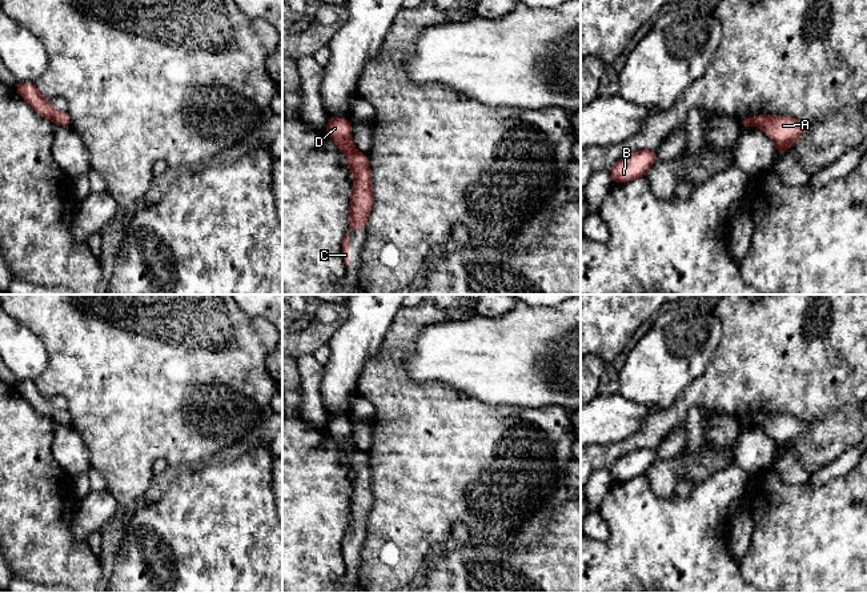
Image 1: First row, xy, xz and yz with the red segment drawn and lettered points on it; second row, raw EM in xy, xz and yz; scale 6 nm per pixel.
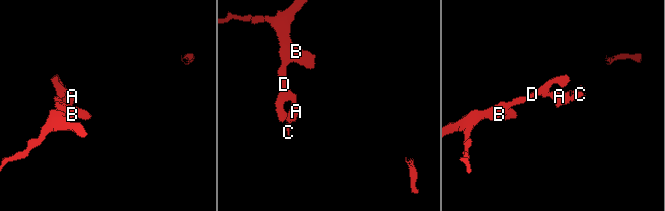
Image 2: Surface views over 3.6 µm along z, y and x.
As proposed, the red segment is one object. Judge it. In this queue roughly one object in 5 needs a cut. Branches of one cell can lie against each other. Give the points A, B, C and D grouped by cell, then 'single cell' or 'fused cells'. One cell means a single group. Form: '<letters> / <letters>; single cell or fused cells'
A B C D; single cell

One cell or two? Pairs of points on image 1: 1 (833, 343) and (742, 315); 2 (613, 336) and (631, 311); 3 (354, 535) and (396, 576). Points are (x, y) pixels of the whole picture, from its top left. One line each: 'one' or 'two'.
1: one
2: one
3: two

